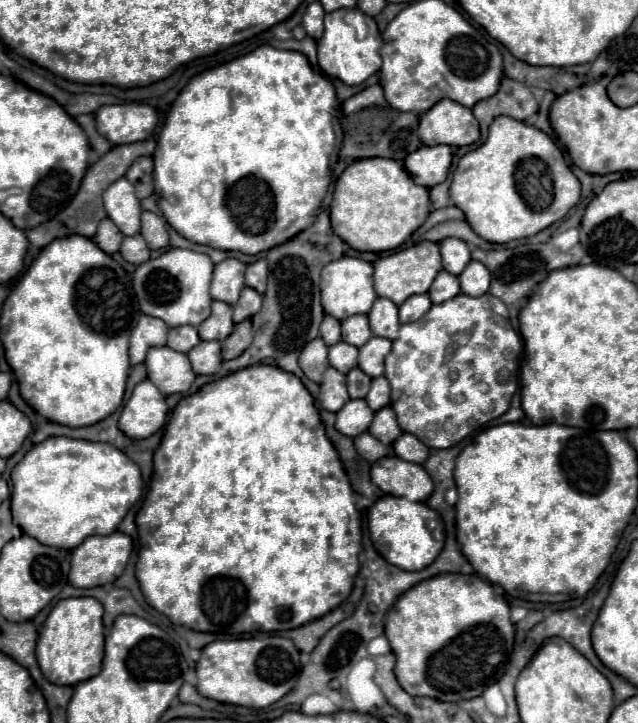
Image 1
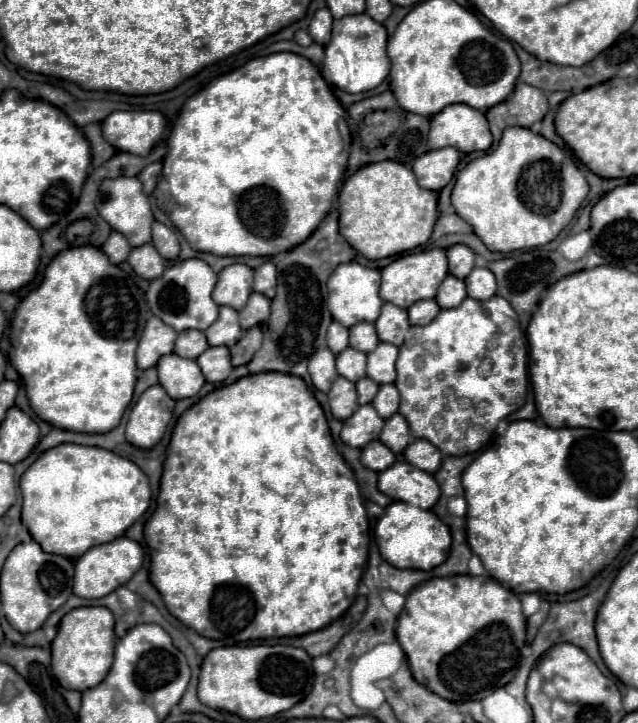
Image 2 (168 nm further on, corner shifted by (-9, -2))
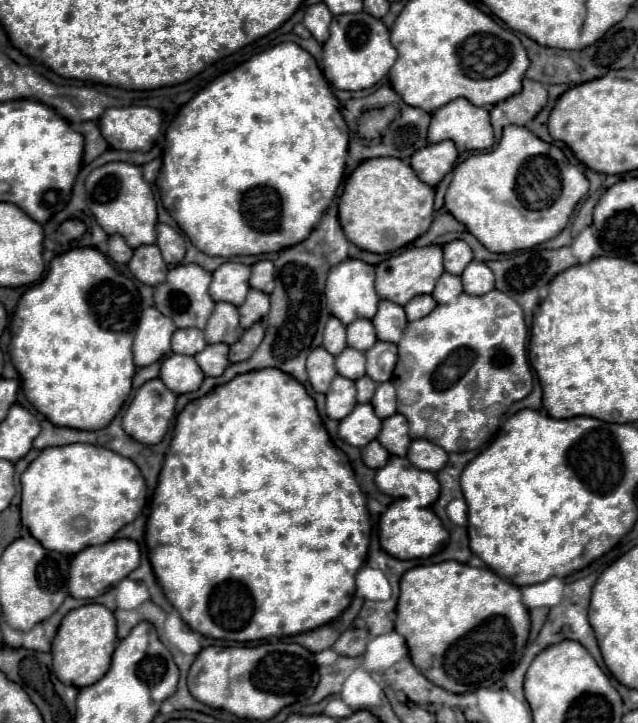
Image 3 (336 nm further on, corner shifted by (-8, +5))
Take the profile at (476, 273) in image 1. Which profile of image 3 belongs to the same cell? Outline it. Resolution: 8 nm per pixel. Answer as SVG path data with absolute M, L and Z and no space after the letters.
M472 260L466 270L462 272L462 286L466 294L472 296L482 296L490 290L494 290L494 276L492 270L478 260Z

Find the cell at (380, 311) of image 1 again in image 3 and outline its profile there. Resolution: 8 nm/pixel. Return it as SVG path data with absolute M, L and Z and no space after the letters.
M380 300L378 312L372 318L372 324L376 328L378 340L398 344L408 320L406 320L406 314L404 314L402 306L398 306L398 304L390 302L390 300Z

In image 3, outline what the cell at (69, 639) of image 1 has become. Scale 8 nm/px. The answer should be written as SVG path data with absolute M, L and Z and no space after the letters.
M86 604L64 616L58 634L52 640L54 674L62 684L84 688L100 680L110 668L110 658L116 648L116 618L102 604Z

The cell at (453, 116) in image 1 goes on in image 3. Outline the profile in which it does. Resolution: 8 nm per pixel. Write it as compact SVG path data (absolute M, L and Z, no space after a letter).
M452 100L452 104L446 104L444 108L436 110L432 114L432 122L428 128L428 142L440 142L440 140L452 140L456 148L460 150L486 150L494 144L494 132L490 124L490 116L486 108L474 106L468 100Z

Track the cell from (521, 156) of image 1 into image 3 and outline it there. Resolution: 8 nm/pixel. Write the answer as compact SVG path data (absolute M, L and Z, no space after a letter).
M508 126L492 152L472 154L454 168L444 206L490 252L508 254L560 234L586 192L582 166L570 164L560 148L546 144L528 128Z

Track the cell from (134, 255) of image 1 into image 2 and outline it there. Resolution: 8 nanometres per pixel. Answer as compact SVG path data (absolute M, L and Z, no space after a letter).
M145 243L141 247L131 249L127 261L139 277L149 279L149 281L155 279L155 277L161 277L163 269L165 269L165 263L163 263L161 255L157 253L157 249L151 243Z

